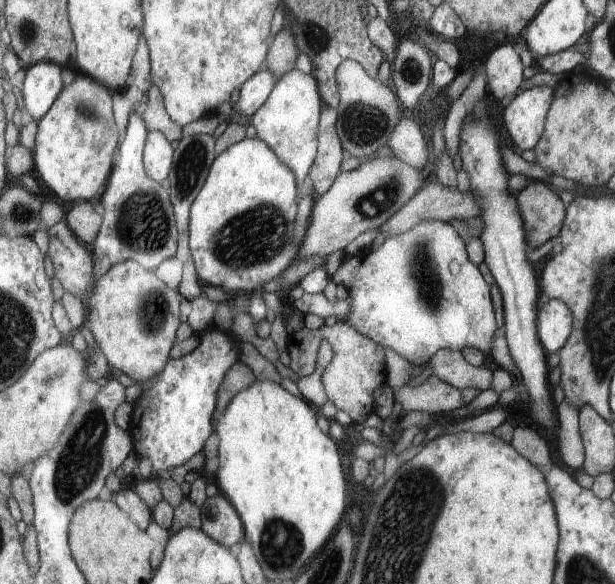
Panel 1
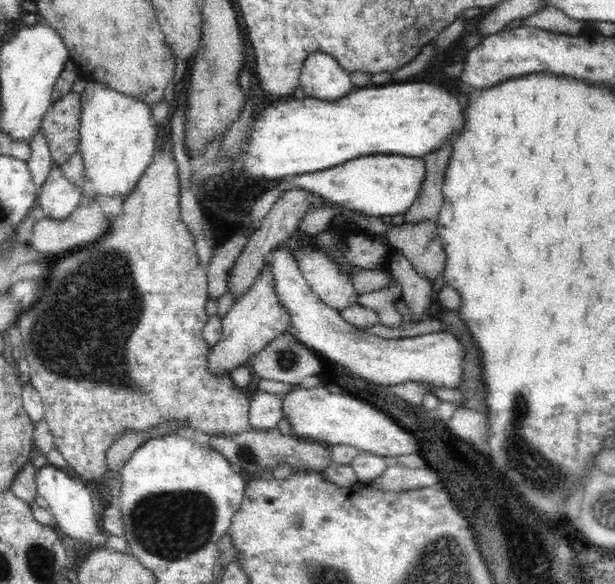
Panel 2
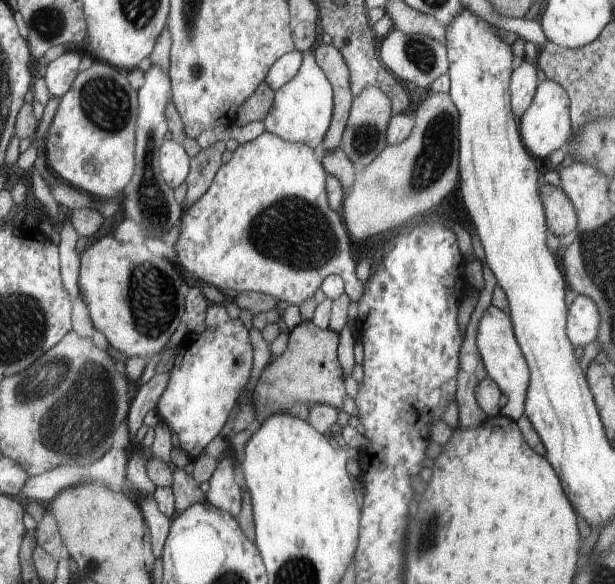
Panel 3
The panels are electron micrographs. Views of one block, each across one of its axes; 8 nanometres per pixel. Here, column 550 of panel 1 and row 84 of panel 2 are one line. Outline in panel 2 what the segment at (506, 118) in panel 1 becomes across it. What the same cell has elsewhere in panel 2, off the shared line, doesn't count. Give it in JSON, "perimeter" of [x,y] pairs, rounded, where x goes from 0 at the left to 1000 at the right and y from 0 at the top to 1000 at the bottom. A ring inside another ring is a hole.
{"perimeter":[[[146,137],[141,140],[140,152],[132,159],[132,183],[133,183],[133,205],[130,205],[130,240],[128,240],[128,259],[133,265],[133,276],[137,283],[137,298],[138,298],[138,315],[132,322],[132,341],[137,341],[140,348],[146,344],[154,344],[159,336],[176,336],[189,337],[197,336],[205,339],[205,336],[215,332],[231,298],[237,295],[239,284],[246,279],[249,265],[252,264],[254,240],[255,240],[255,223],[252,212],[247,205],[246,188],[236,176],[228,170],[220,170],[215,163],[203,163],[193,156],[187,156],[184,151],[172,147],[172,144],[164,142],[159,137]]]}

